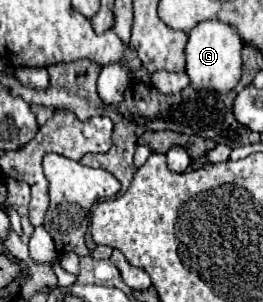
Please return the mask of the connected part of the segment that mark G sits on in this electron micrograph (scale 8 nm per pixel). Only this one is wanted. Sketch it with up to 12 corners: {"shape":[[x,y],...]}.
{"shape":[[200,22],[186,44],[190,86],[232,90],[244,42],[234,26]]}

